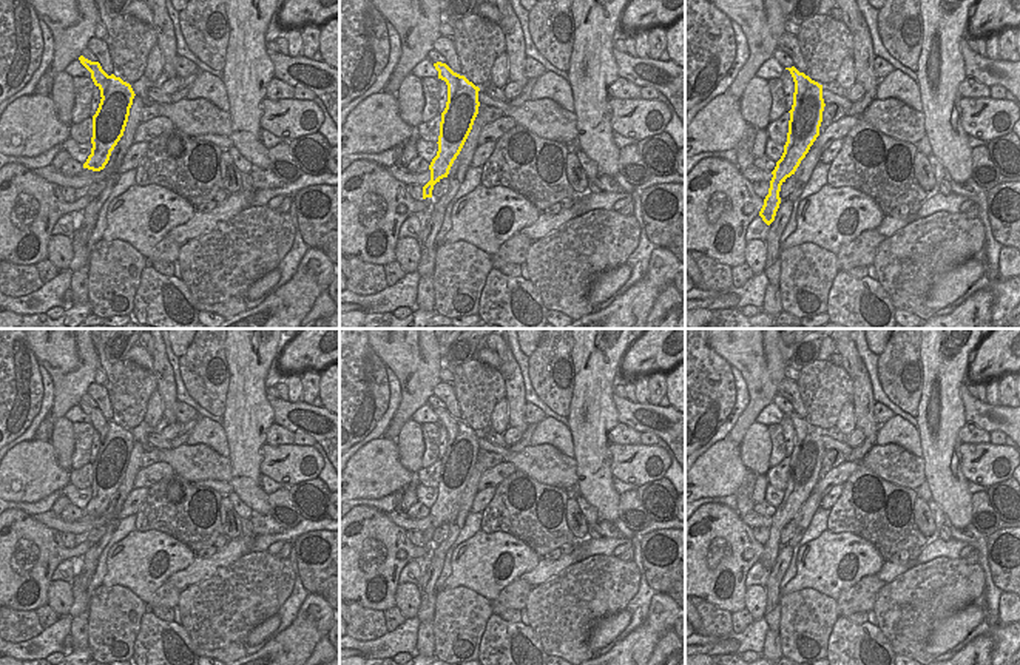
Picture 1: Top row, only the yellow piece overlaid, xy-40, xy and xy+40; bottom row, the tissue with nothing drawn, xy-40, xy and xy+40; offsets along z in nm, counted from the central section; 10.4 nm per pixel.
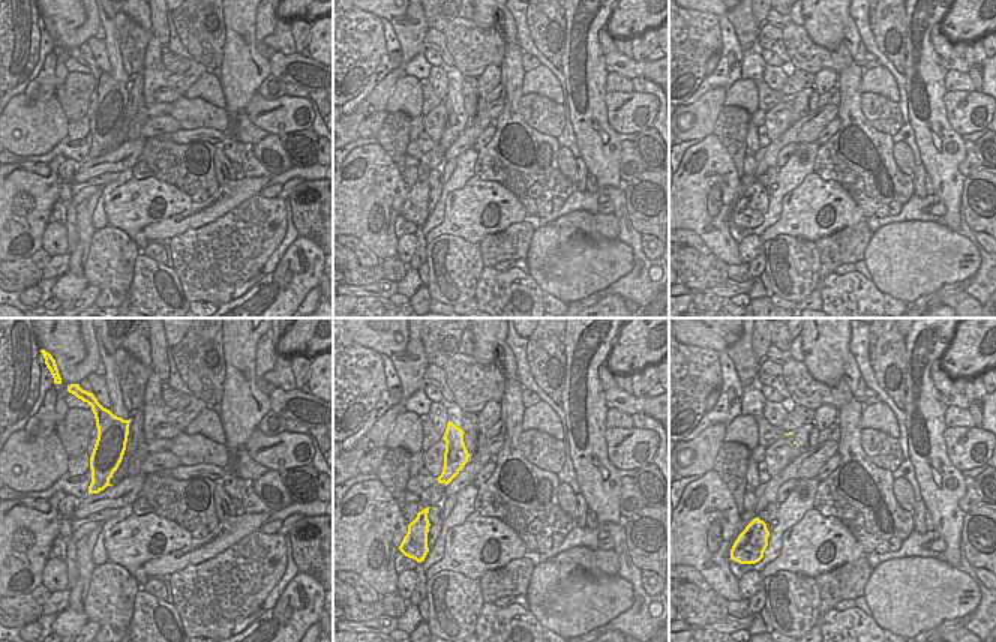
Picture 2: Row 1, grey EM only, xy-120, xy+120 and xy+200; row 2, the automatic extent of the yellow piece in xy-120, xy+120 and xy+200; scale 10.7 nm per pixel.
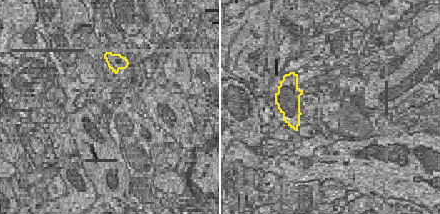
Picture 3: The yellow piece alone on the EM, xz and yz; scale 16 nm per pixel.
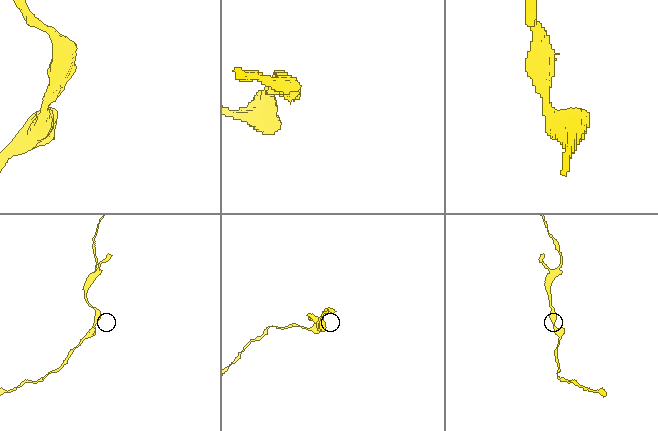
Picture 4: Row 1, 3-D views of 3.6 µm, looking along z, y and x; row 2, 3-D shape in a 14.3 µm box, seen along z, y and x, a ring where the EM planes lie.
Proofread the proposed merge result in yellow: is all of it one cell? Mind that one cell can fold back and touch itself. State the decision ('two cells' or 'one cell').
one cell

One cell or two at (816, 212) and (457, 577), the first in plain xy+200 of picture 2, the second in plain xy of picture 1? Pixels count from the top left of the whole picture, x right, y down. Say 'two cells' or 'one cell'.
one cell

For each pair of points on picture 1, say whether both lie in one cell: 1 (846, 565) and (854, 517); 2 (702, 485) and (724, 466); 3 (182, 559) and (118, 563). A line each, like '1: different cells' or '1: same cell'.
1: different cells
2: same cell
3: same cell

